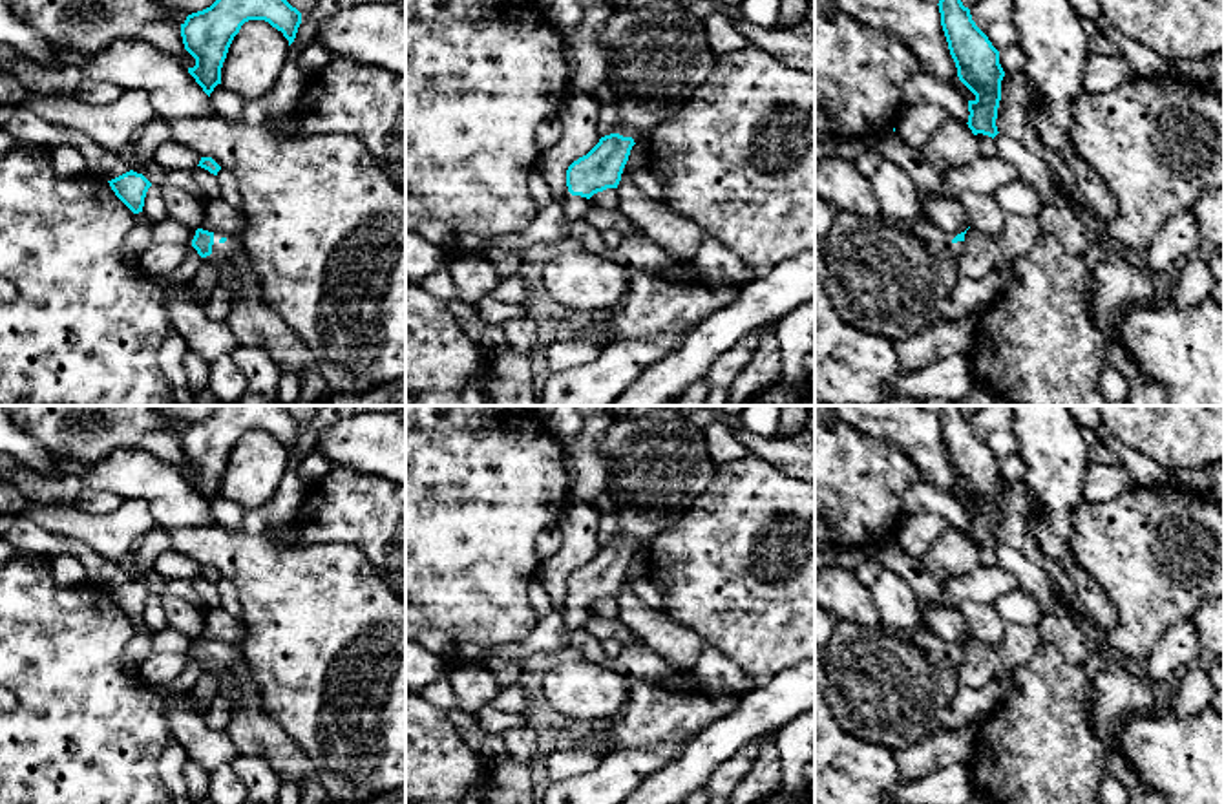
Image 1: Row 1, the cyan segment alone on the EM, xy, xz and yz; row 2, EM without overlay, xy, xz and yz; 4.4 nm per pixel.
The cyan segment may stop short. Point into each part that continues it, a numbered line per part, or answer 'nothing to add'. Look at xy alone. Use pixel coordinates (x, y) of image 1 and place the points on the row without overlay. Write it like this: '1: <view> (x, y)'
1: xy (253, 731)

